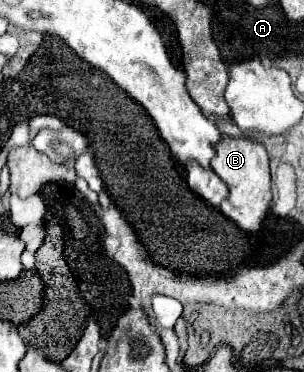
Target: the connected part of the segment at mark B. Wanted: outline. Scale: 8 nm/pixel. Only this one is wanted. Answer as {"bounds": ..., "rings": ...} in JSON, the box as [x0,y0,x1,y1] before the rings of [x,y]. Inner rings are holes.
{"bounds":[211,136,271,232],"rings":[[[229,136],[215,144],[215,158],[211,160],[211,170],[229,186],[229,198],[221,202],[221,212],[231,218],[239,228],[247,232],[257,232],[271,202],[271,176],[269,176],[269,156],[263,144],[249,136]]]}

